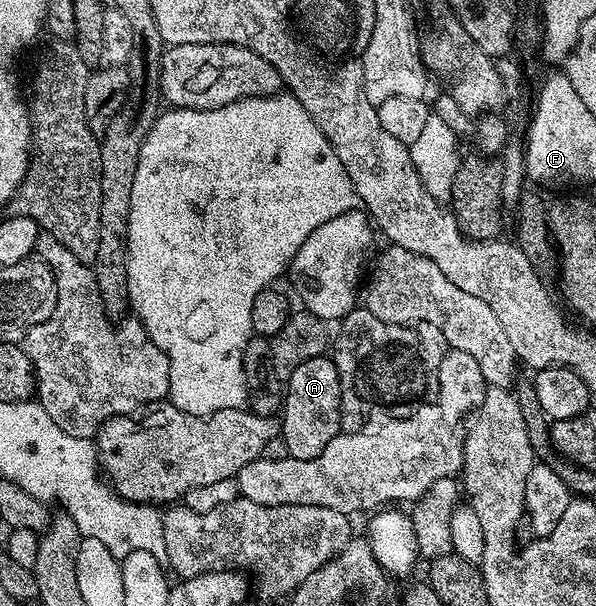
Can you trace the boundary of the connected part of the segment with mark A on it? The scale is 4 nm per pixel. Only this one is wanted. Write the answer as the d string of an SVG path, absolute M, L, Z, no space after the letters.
M322 355L307 359L307 363L299 363L284 386L279 414L279 436L287 443L290 457L308 461L315 459L323 455L327 443L331 443L331 439L335 439L340 432L341 384L332 356Z

